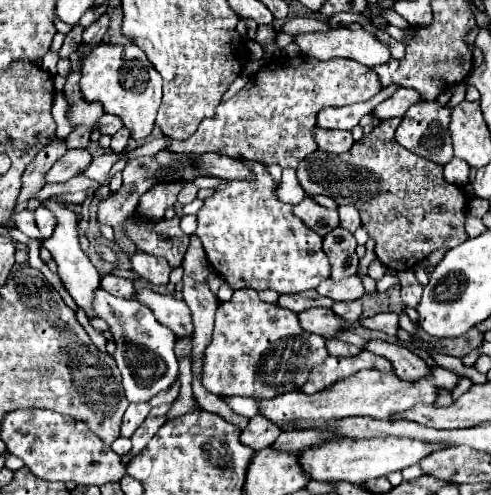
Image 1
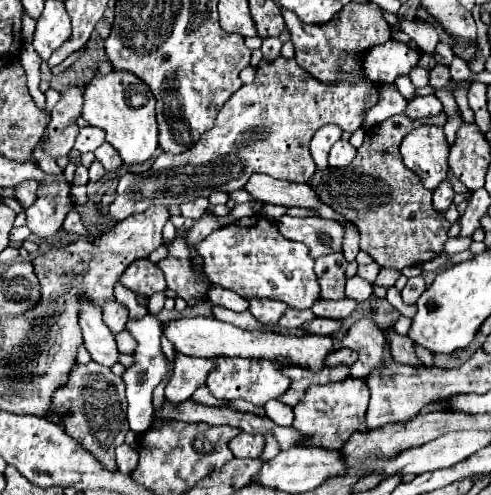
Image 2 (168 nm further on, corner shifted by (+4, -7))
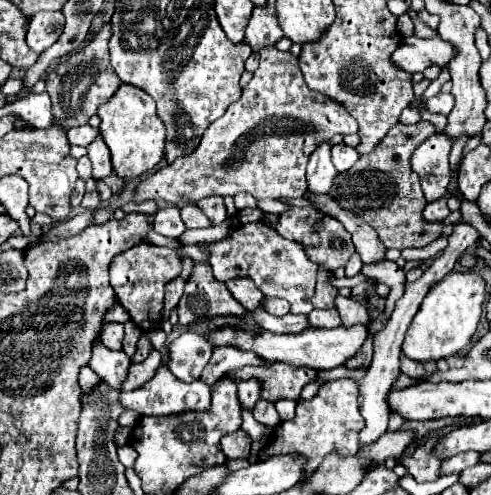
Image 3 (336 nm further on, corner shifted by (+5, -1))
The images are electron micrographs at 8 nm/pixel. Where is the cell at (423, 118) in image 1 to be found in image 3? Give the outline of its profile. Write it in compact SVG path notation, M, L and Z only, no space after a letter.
M431 134L411 156L411 168L419 174L427 202L447 194L449 182L449 152L451 138L447 134Z

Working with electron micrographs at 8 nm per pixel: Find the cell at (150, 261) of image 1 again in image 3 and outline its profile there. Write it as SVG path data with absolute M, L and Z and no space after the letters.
M141 244L133 246L133 250L127 250L125 254L119 254L115 258L113 266L109 268L111 286L117 292L119 304L131 314L131 320L141 330L153 330L161 326L161 310L163 310L163 288L169 280L177 278L181 274L181 260L173 248L159 248L153 244Z

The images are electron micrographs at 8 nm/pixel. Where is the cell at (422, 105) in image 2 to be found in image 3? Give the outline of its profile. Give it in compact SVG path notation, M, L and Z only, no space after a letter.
M439 92L437 96L433 96L433 98L429 98L427 102L425 102L425 106L427 106L427 110L429 112L435 112L435 114L449 114L449 110L453 108L453 96L451 94L443 94L443 92Z

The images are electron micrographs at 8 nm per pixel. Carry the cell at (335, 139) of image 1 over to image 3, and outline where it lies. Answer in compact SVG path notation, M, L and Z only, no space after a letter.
M343 142L333 146L333 164L335 164L335 168L339 172L349 170L357 162L357 158L359 158L359 154L357 154L355 148L351 148L351 146L343 144Z

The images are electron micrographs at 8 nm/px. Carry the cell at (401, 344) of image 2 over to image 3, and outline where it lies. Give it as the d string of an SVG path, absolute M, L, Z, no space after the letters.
M401 354L399 362L401 362L401 370L405 374L409 374L411 378L421 378L421 376L431 374L431 372L437 370L435 362L413 362L411 358L405 358L405 354Z

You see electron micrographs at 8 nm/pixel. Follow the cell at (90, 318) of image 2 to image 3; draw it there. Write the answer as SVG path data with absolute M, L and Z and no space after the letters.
M101 340L93 342L91 346L91 360L89 366L97 372L97 376L109 386L119 386L127 376L127 368L131 366L129 356L123 350L109 350Z

